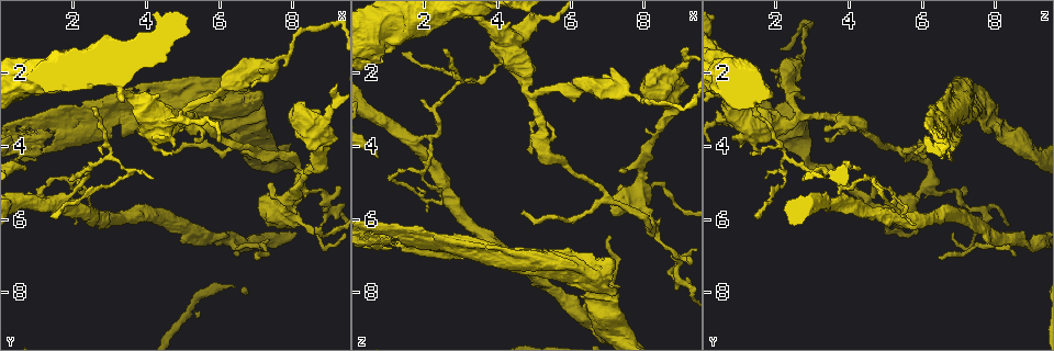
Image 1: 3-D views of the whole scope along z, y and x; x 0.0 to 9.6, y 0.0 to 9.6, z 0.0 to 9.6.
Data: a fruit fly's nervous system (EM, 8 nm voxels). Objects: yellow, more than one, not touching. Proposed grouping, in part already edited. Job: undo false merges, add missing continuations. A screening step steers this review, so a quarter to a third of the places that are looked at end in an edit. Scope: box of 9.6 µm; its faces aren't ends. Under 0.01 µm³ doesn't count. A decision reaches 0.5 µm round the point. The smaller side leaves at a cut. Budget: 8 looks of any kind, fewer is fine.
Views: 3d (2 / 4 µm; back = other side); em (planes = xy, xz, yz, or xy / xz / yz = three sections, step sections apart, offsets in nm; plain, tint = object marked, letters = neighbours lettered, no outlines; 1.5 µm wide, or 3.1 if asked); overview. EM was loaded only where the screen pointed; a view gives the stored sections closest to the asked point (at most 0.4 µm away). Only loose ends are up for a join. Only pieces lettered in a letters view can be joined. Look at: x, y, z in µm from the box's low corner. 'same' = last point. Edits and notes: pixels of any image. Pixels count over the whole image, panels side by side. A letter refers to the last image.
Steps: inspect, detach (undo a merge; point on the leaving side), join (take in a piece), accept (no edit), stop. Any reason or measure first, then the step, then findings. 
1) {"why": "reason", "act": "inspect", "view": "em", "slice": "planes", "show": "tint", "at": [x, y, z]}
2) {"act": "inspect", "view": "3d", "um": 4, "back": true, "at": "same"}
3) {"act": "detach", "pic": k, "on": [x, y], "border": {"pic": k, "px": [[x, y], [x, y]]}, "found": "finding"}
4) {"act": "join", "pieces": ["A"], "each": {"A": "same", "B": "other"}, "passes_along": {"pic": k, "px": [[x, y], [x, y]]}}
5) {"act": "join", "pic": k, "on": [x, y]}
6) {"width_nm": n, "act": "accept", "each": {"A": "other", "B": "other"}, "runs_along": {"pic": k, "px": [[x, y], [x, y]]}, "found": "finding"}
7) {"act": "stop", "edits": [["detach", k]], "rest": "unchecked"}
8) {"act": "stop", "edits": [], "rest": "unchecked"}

{"why": "an open end", "act": "inspect", "view": "em", "slice": "yz", "step": 8, "show": "letters", "at": [6.00, 2.70, 2.80]}

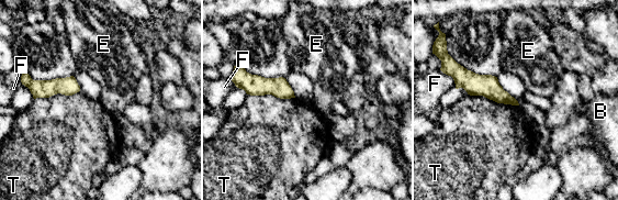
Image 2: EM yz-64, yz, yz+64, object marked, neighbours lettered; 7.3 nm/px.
{"act": "accept", "each": {"B": "other", "E": "other", "F": "other", "T": "other"}, "runs_along": {"pic": 2, "px": [[458, 77], [486, 85], [514, 102]]}, "found": "none of them fits"}

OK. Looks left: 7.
{"why": "three arms meet", "act": "inspect", "view": "3d", "um": 2, "back": true, "at": [7.00, 4.20, 5.50]}

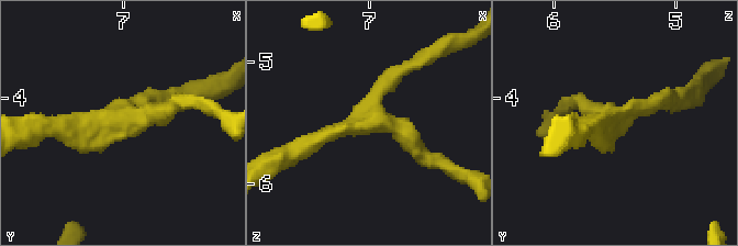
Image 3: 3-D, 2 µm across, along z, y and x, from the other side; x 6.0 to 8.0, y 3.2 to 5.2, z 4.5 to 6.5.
{"arms": 3, "act": "inspect", "view": "em", "slice": "yz", "step": 8, "show": "tint", "at": [6.96, 4.14, 5.46]}

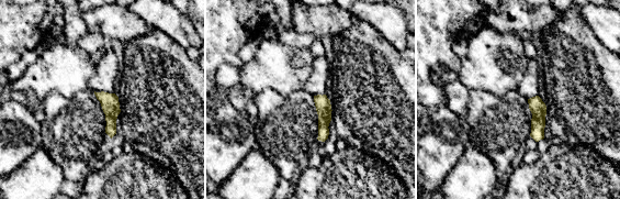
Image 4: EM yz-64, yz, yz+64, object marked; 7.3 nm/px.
{"act": "inspect", "view": "em", "slice": "planes", "show": "letters", "at": "same"}

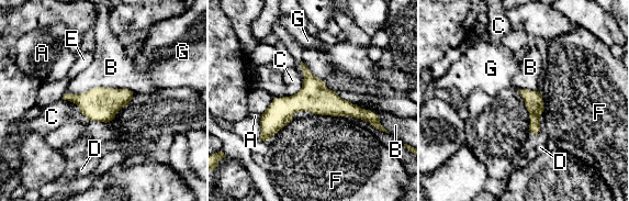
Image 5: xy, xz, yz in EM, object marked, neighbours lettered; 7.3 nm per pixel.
{"act": "accept", "each": {"A": "other", "B": "other", "C": "other", "D": "other", "E": "other", "F": "other", "G": "other"}, "border": {"pic": 5, "px": [[133, 91], [93, 87], [65, 95]]}, "found": "one neuron here"}

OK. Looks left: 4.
{"why": "stops while still wide", "act": "inspect", "view": "3d", "um": 2, "at": [3.40, 2.40, 6.65]}

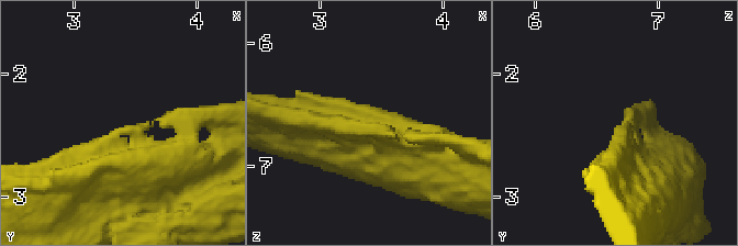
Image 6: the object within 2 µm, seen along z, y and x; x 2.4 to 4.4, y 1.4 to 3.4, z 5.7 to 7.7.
{"act": "inspect", "view": "em", "slice": "planes", "show": "letters", "at": [3.42, 2.40, 6.64]}

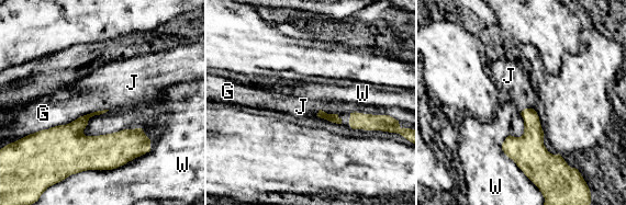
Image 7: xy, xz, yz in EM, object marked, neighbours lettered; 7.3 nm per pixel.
{"act": "accept", "each": {"G": "other", "J": "other", "W": "other"}, "found": "no lettered piece goes on from it"}

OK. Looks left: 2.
{"act": "stop", "edits": [], "rest": "unchecked"}

